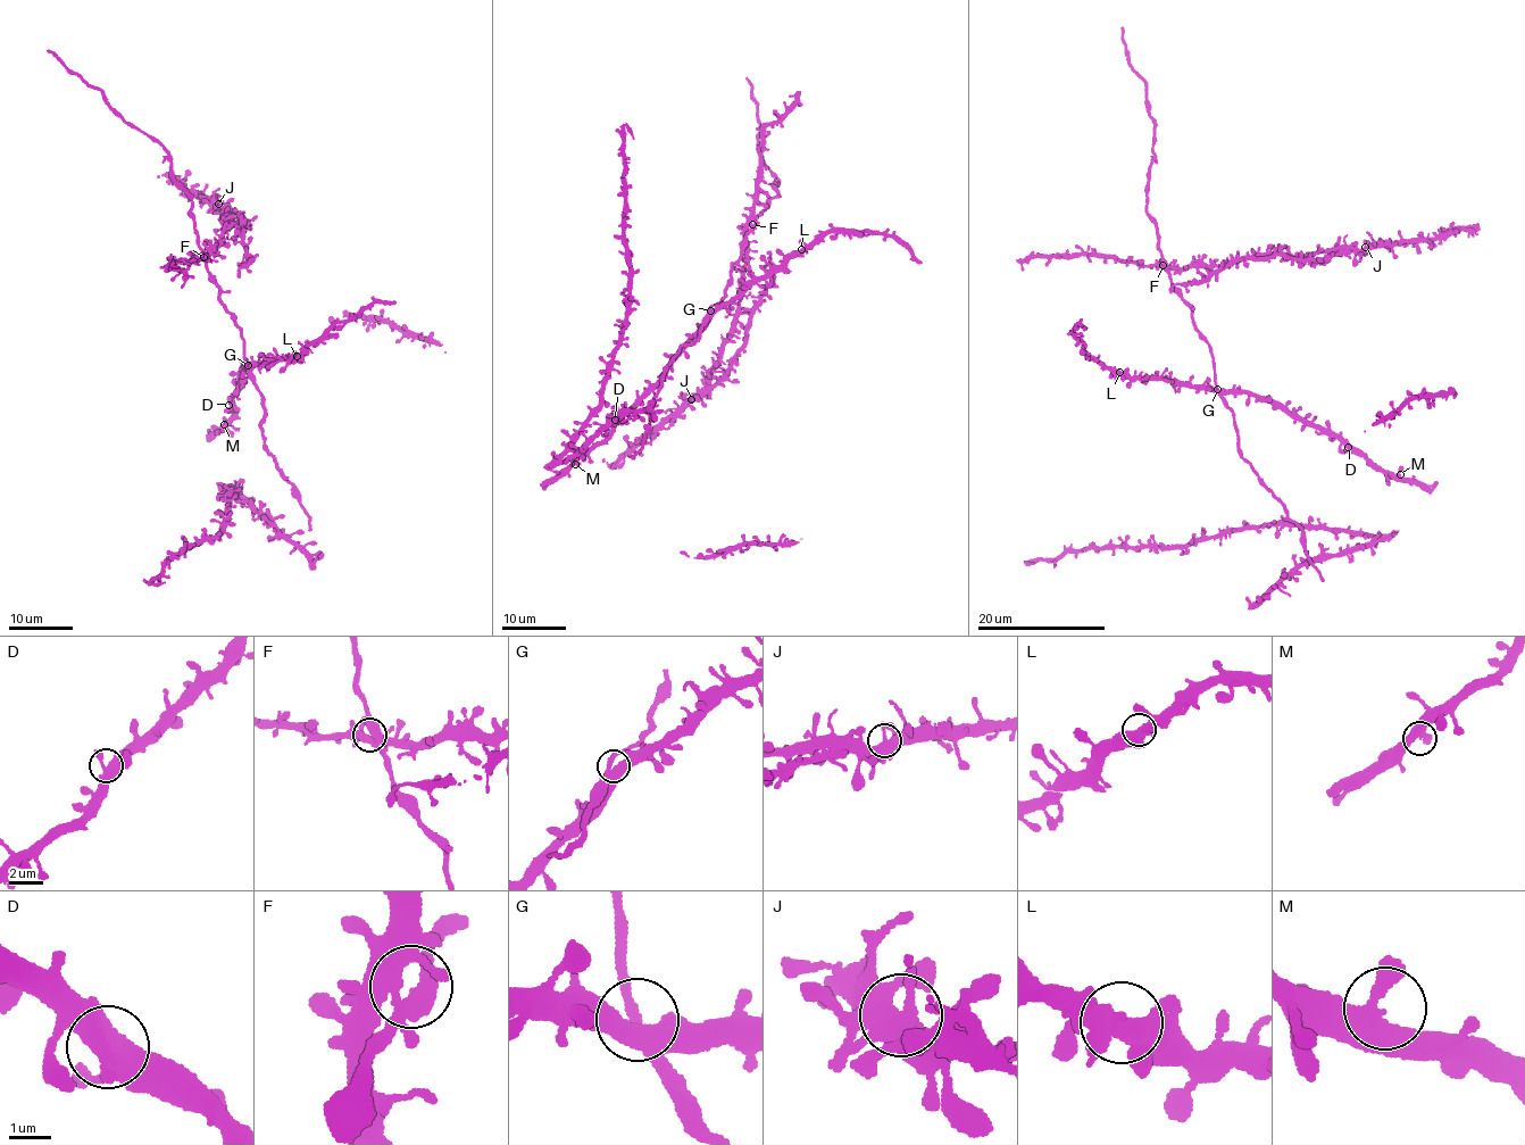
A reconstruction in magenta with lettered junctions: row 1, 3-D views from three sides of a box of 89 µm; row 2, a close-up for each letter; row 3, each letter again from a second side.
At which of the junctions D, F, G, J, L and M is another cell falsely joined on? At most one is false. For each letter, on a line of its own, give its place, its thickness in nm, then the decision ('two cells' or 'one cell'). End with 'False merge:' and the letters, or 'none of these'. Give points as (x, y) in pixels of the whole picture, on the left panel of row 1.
D: (228, 405) | 480 nm | one cell
F: (203, 257) | 360 nm | one cell
G: (248, 365) | 320 nm | one cell
J: (218, 204) | 480 nm | one cell
L: (297, 356) | 480 nm | one cell
M: (224, 424) | 360 nm | one cell
False merge: none of these

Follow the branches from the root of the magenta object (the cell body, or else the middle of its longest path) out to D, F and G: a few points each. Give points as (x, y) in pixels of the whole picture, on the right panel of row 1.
D: (1267, 488), (1241, 456), (1238, 429), (1224, 395), (1249, 392), (1260, 397), (1303, 417), (1348, 447)
F: (1267, 488), (1241, 456), (1233, 412), (1215, 384), (1211, 350), (1197, 330), (1192, 307), (1173, 285), (1163, 265)
G: (1267, 488), (1241, 456), (1233, 412), (1217, 389)

